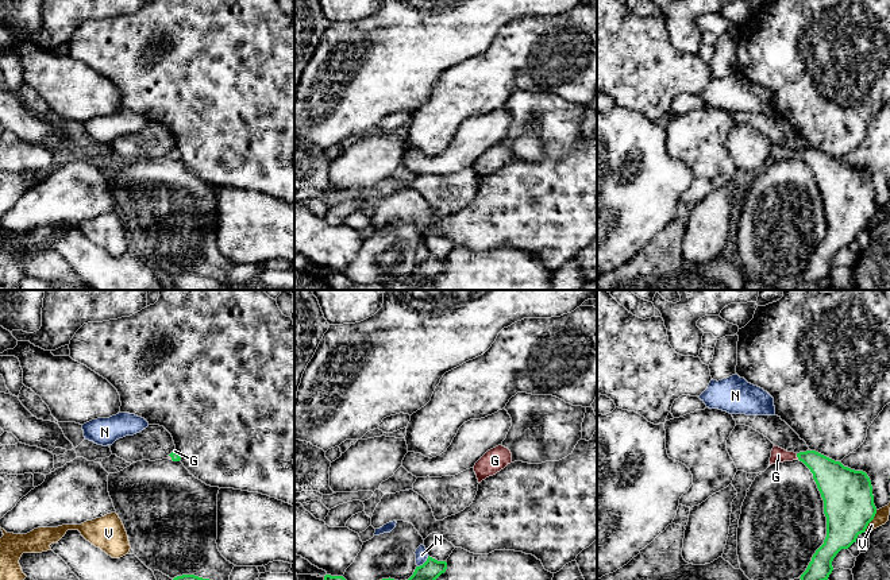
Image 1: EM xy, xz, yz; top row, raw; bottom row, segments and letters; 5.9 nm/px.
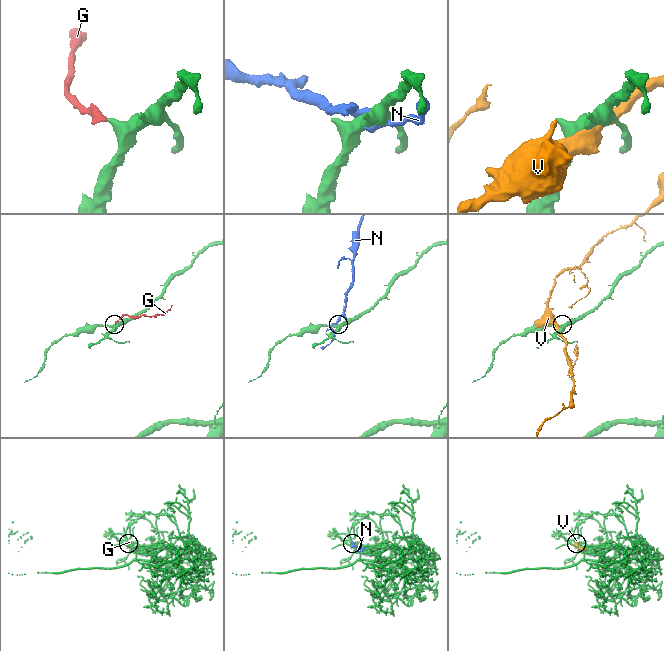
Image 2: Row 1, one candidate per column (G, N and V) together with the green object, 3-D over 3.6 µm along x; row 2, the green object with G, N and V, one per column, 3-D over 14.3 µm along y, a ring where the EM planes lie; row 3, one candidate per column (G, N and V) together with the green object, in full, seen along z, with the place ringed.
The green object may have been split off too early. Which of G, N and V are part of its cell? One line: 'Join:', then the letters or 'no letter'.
Join: G

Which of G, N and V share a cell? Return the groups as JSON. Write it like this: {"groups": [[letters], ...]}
{"groups": [["G"], ["N"], ["V"]]}

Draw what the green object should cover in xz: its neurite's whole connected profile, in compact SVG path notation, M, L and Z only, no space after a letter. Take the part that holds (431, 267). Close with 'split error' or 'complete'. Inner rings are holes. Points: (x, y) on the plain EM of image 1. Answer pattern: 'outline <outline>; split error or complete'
outline M428 254L427 259L416 264L413 272L405 278L382 277L370 285L357 285L348 281L343 274L325 272L324 279L334 290L417 290L423 281L434 279L447 267L446 259L438 259Z; complete

